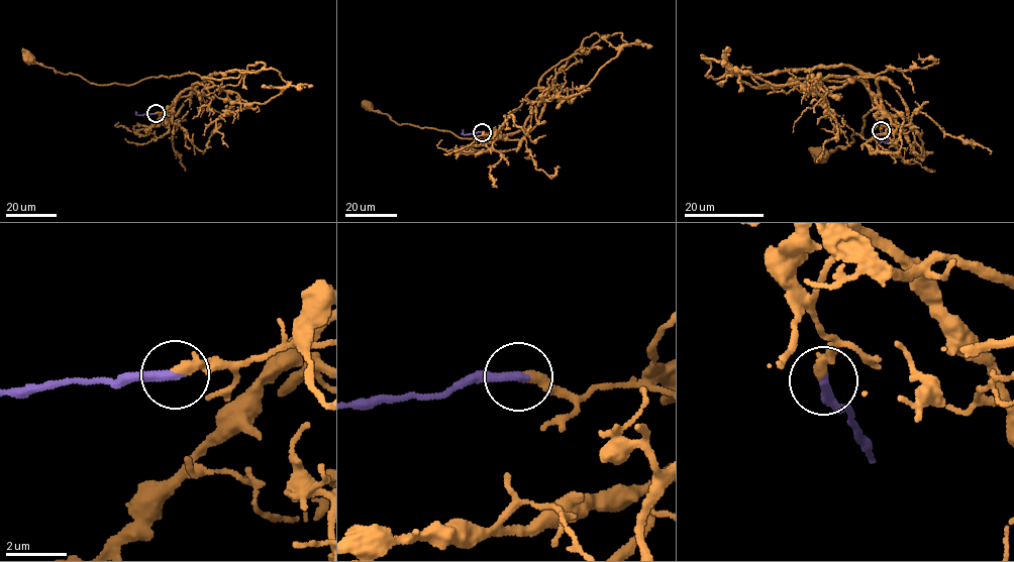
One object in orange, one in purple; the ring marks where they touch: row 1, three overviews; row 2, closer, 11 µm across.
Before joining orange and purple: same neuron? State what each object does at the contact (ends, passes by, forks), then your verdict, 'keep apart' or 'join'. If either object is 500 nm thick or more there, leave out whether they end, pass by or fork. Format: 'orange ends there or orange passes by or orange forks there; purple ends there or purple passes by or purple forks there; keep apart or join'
orange ends there; purple ends there; join

